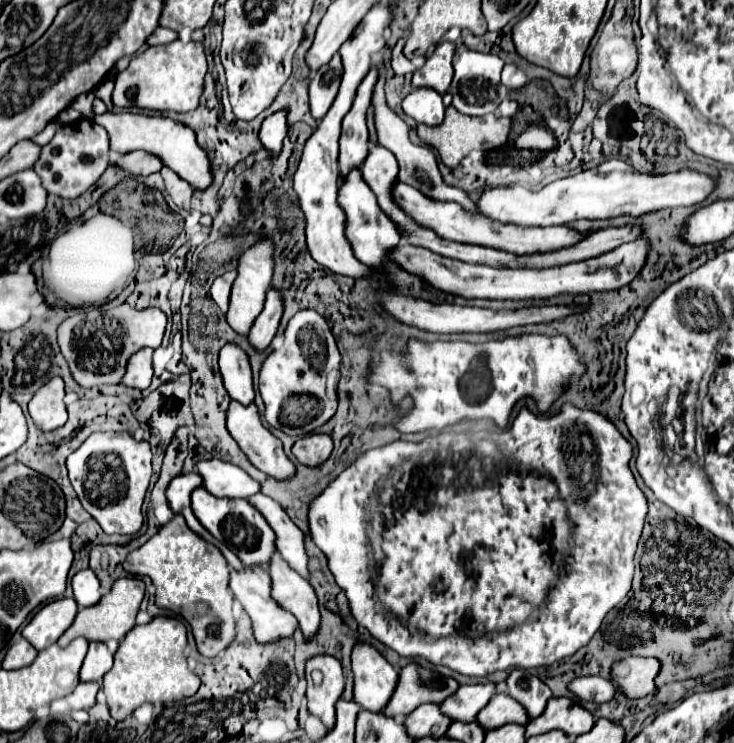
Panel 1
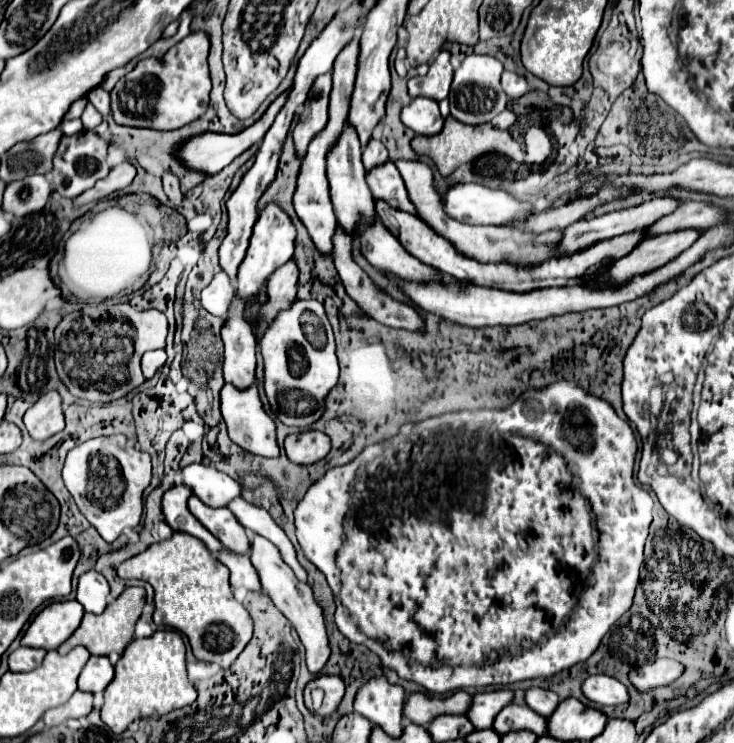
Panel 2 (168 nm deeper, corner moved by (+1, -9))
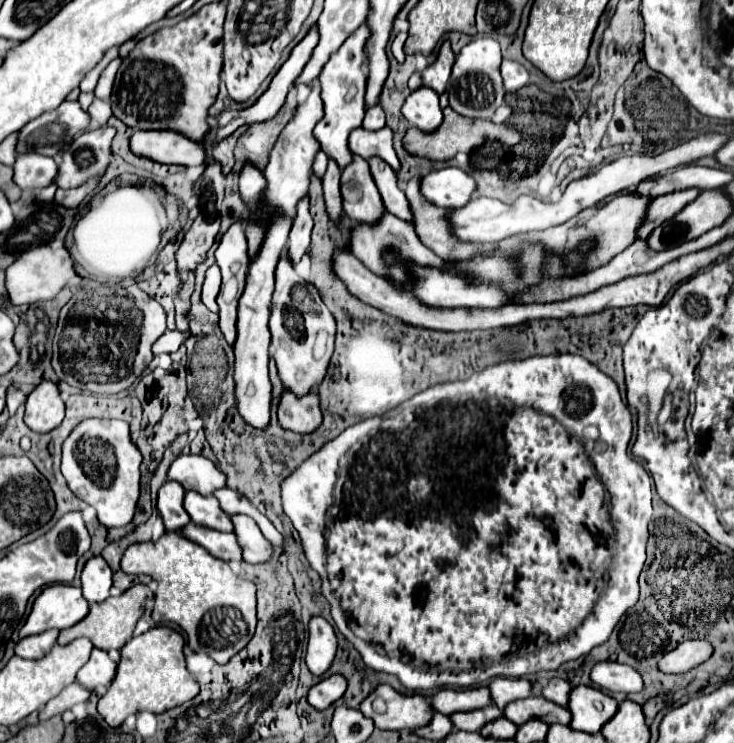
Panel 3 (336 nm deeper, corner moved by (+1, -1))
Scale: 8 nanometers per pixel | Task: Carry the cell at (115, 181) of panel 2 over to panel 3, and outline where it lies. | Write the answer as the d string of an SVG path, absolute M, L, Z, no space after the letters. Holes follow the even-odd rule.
M98 174L96 178L90 178L88 182L84 182L84 184L78 186L78 188L72 188L72 190L62 190L62 188L58 188L54 200L56 200L58 204L66 206L66 208L76 208L76 206L86 198L86 194L90 194L90 192L96 188L96 184L100 182L100 178L102 178L102 174Z

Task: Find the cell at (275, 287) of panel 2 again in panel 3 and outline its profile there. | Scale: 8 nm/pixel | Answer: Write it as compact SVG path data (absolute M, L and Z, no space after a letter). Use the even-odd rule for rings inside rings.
M308 196L298 204L298 214L290 230L288 238L288 256L292 264L298 264L300 258L308 252L310 246L310 232L312 232L312 216L308 212Z

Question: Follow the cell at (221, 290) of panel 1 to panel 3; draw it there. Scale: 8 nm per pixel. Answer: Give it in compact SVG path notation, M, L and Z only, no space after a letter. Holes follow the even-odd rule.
M214 264L208 268L204 284L202 284L202 302L212 312L218 312L218 306L216 306L218 290L220 290L220 268Z

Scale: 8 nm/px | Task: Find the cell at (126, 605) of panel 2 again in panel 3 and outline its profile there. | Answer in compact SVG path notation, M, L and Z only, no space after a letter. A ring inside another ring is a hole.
M136 584L136 586L132 586L132 588L128 588L124 594L120 594L120 596L116 596L116 598L108 598L108 600L104 600L104 602L100 602L100 604L90 604L90 612L88 612L88 616L86 618L82 618L78 624L74 624L72 628L66 628L66 630L62 630L60 632L60 636L58 636L58 644L68 644L68 642L72 642L72 640L76 640L76 638L82 638L82 636L86 636L86 638L90 638L90 642L94 642L94 646L96 648L100 648L100 650L110 650L110 648L116 648L116 650L120 650L130 638L132 638L132 632L134 632L134 626L136 626L136 622L138 622L138 618L142 616L142 612L144 612L144 600L150 596L152 592L150 592L150 588L146 586L146 584Z

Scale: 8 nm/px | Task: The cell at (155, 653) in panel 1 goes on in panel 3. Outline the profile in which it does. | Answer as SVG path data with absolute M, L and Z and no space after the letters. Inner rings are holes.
M156 626L142 636L132 638L120 650L122 658L108 692L98 702L98 712L110 726L120 726L130 714L148 710L154 714L176 708L198 694L198 682L192 680L184 662L184 638L168 626Z

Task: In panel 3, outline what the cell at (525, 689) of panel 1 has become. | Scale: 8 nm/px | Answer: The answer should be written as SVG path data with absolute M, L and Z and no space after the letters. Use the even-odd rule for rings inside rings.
M552 678L544 690L542 690L542 696L546 700L552 700L560 706L566 706L568 704L568 692L570 692L570 684L566 680L560 680L560 678Z

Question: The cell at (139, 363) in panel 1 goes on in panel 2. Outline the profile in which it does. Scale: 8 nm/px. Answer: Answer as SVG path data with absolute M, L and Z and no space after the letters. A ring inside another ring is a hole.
M165 349L152 350L152 352L146 352L146 354L144 354L144 358L142 358L142 370L144 370L146 380L152 378L158 368L164 366L166 358L168 358L168 356L166 356Z

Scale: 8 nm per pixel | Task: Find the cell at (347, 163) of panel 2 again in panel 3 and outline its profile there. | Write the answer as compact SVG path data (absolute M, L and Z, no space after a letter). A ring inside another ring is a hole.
M362 24L352 36L348 36L344 40L344 44L338 48L338 52L334 52L328 60L328 64L324 66L322 74L320 74L320 86L322 86L322 102L324 102L324 118L318 122L316 126L316 140L320 142L322 150L326 152L326 156L330 160L334 160L336 164L340 164L340 170L344 170L348 164L352 164L352 152L348 150L348 134L356 128L362 126L362 118L364 118L364 90L366 90L366 70L364 70L364 46L368 40L368 26Z

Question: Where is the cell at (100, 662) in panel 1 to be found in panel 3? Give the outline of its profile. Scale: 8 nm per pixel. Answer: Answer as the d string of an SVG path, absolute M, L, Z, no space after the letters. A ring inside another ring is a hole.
M94 648L90 662L80 668L76 682L88 690L94 690L96 686L108 686L114 674L116 674L116 664L110 660L110 656L104 650Z

